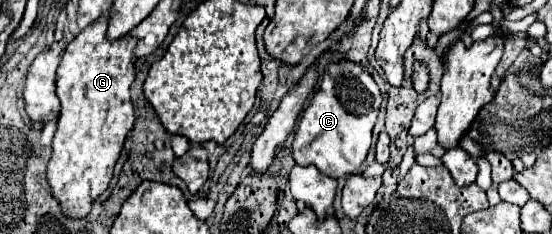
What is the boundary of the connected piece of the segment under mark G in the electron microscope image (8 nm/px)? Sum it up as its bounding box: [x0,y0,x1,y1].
[48,16,138,218]

